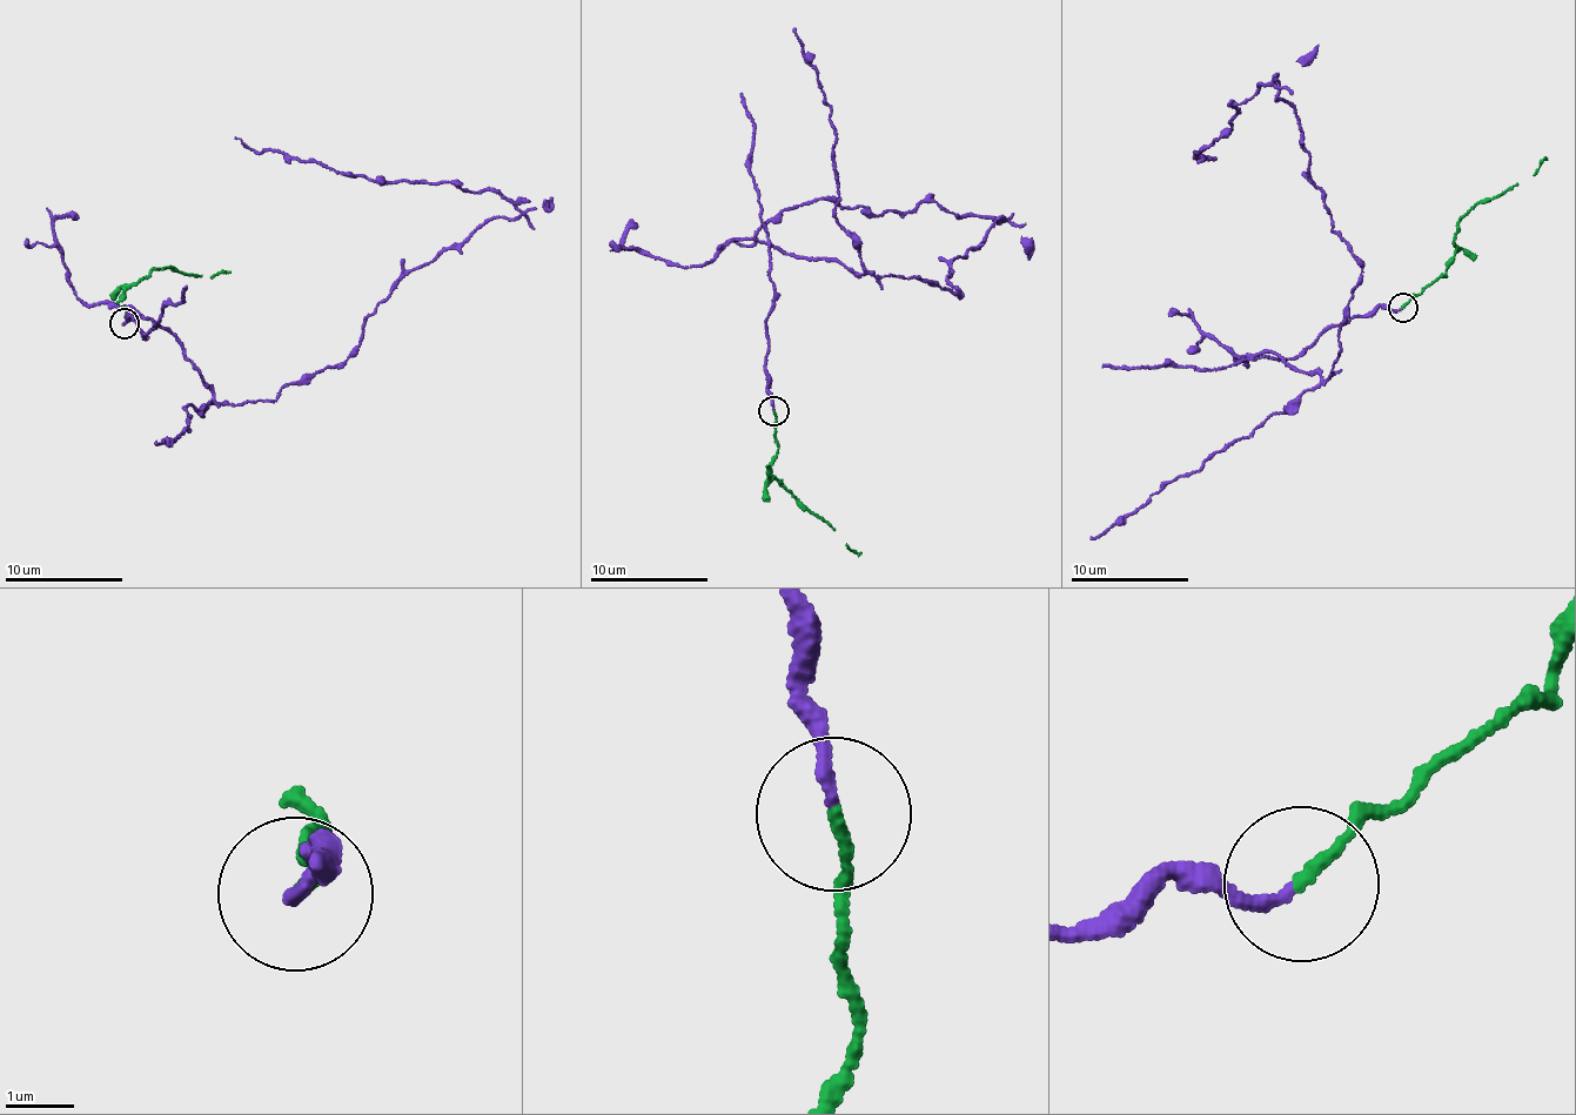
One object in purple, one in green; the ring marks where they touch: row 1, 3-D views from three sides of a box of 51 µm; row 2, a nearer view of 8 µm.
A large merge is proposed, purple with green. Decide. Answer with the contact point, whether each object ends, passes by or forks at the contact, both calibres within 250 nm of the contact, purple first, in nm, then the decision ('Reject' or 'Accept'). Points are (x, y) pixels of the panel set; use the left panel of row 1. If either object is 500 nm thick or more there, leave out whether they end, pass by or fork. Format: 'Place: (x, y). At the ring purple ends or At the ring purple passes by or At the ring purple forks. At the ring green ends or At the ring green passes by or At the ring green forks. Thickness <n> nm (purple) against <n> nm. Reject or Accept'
Place: (123, 323). At the ring purple ends. At the ring green ends. Thickness 180 nm (purple) against 160 nm. Reject

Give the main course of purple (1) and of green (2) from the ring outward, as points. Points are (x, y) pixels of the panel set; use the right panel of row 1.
1: (1401, 308), (1256, 354), (1323, 380), (1361, 276), (1280, 92), (1231, 105), (1202, 159)
2: (1401, 308), (1444, 273), (1456, 253), (1455, 235), (1468, 212), (1534, 175), (1543, 158)

